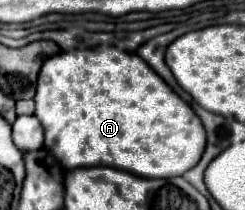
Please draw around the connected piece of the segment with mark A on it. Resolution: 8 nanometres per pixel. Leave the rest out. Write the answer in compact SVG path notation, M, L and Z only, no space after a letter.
M114 46L50 56L38 74L34 102L34 114L44 126L44 146L66 170L112 166L142 178L170 178L194 168L206 150L206 132L194 110L138 54Z

